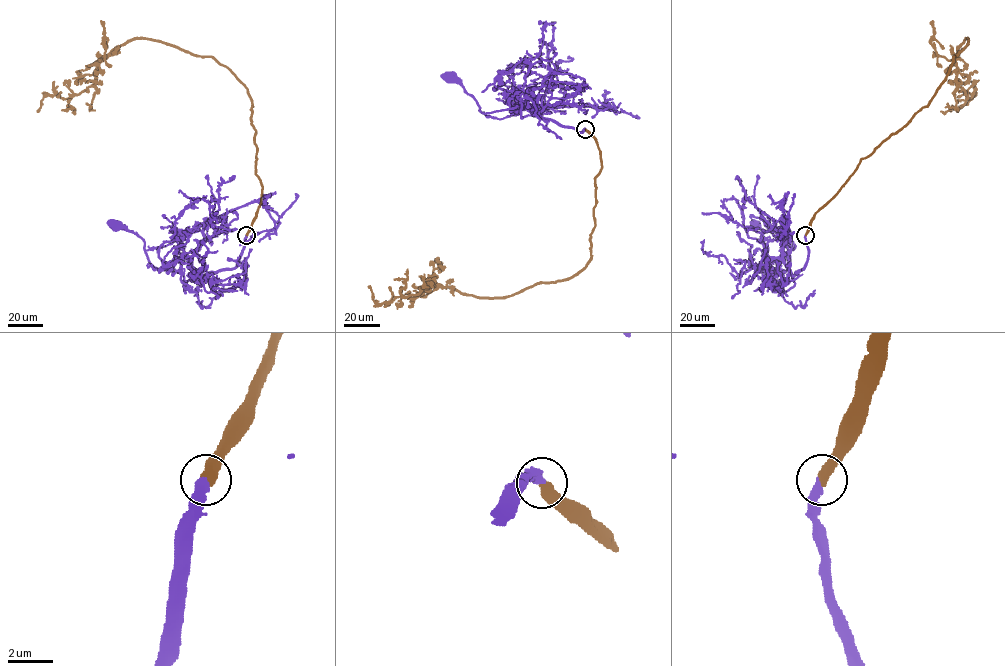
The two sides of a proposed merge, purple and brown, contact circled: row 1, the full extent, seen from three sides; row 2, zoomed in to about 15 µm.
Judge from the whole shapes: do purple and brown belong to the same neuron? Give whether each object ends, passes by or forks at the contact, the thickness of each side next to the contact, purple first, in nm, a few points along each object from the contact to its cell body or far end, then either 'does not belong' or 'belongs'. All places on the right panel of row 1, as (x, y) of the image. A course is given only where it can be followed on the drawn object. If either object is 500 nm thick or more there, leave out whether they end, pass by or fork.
purple ends; brown ends; calibres 400 and 480 nm; course purple (805, 234), (806, 265), (784, 292), (788, 249), (754, 226); course brown (805, 234), (860, 160), (928, 104), (967, 38), (958, 49), (956, 83), (967, 98), (974, 95), (956, 111); belongs

